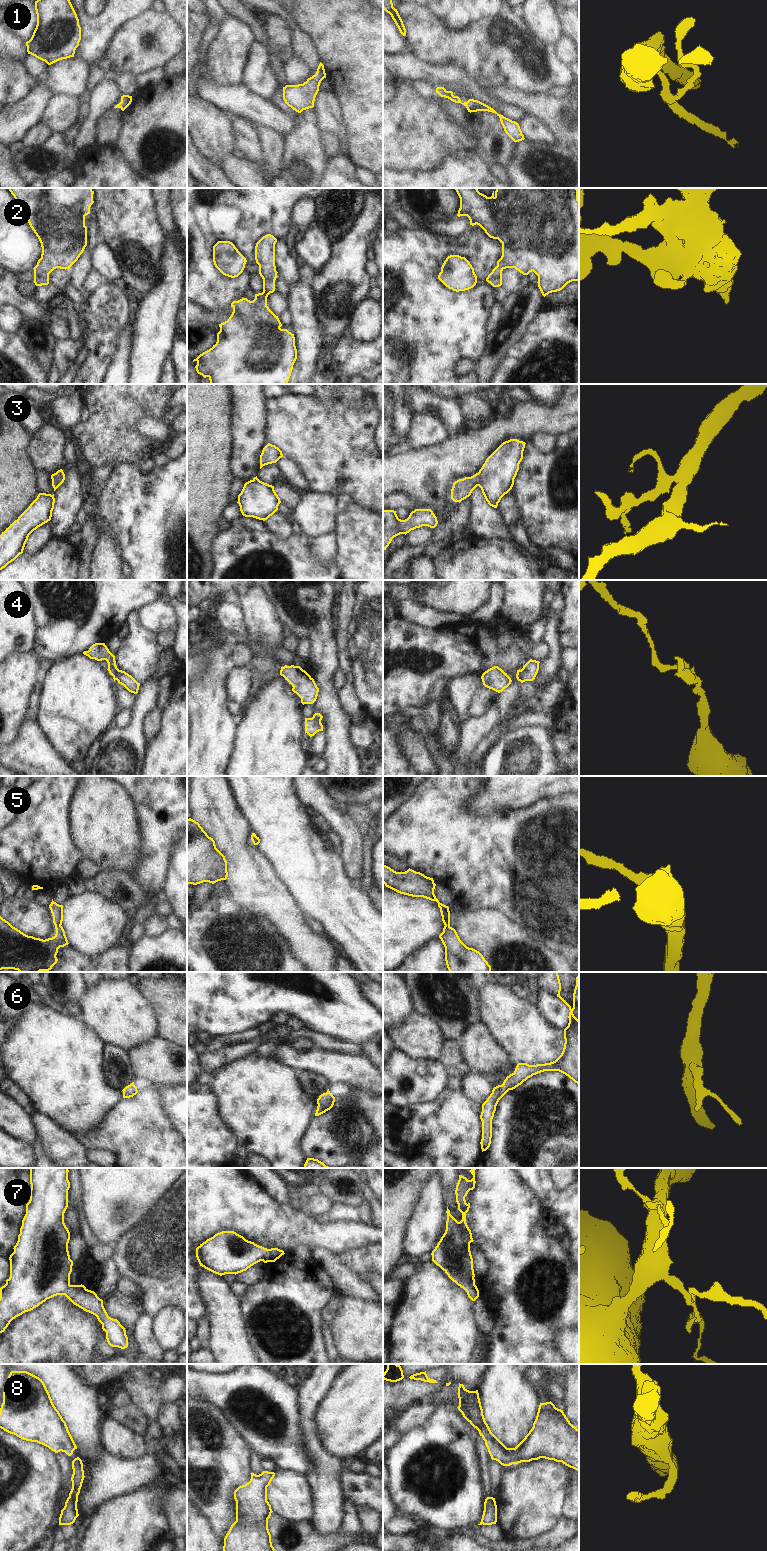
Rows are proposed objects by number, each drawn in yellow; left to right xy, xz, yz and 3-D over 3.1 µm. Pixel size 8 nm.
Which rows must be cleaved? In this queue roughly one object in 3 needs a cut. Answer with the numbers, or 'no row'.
4

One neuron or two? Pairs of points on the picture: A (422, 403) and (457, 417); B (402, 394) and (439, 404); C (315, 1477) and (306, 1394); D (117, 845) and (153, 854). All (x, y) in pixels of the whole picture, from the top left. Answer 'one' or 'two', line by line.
A: one
B: two
C: one
D: two

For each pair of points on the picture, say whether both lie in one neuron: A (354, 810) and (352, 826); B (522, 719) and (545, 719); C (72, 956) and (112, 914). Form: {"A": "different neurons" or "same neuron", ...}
{"A": "different neurons", "B": "same neuron", "C": "different neurons"}

